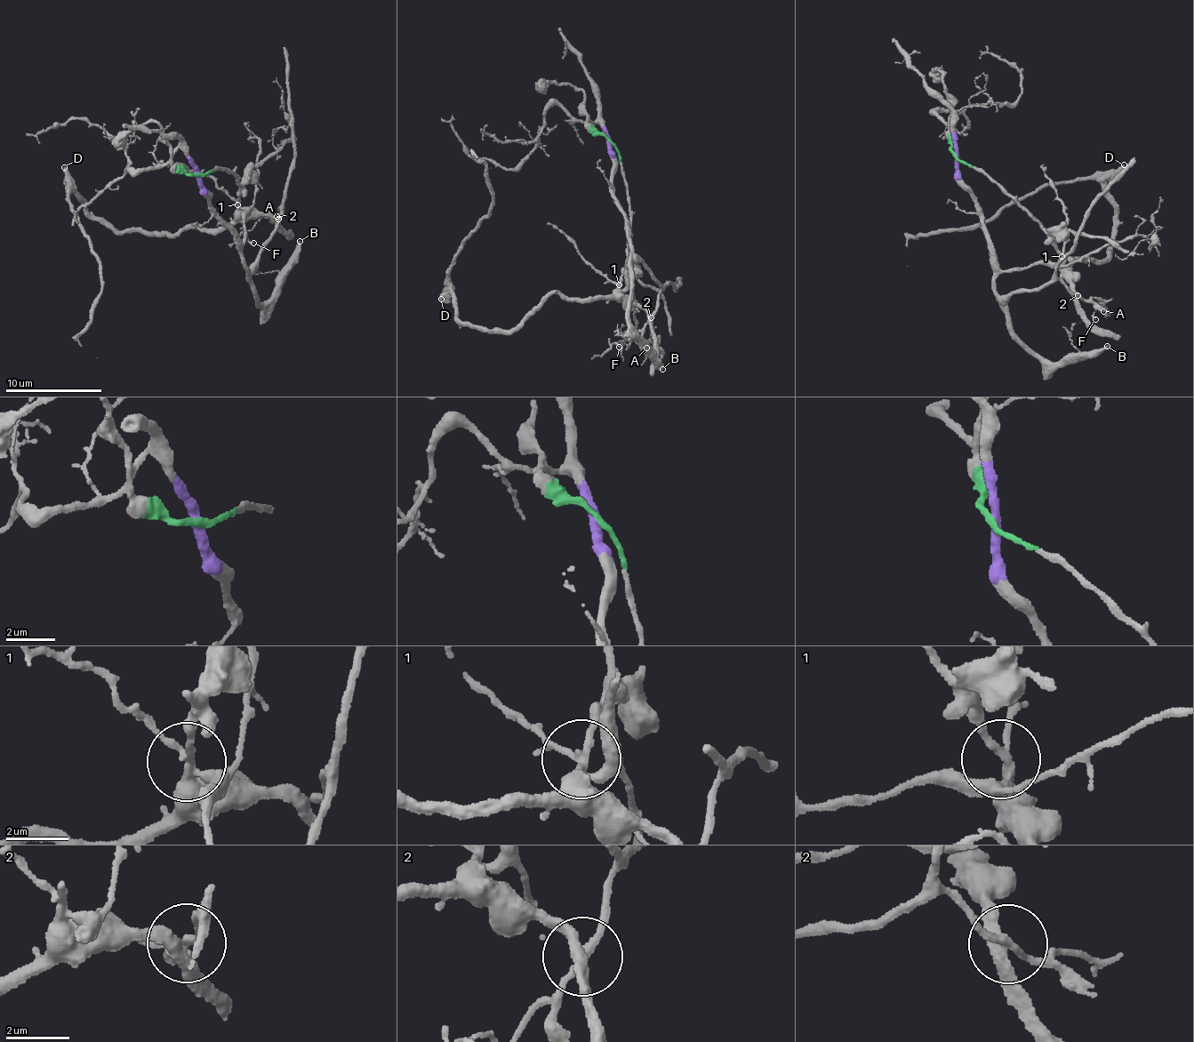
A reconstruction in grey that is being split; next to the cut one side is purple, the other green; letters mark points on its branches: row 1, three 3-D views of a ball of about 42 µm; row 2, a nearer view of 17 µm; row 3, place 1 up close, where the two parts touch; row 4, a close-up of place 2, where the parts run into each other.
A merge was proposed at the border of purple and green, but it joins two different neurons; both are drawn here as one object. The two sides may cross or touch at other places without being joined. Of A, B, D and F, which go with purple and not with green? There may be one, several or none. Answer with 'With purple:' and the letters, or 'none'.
With purple: A, B, F

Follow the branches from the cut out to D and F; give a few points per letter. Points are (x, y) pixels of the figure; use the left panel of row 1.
D: (197, 175), (226, 167), (237, 178), (237, 216), (212, 229), (114, 231), (88, 212), (85, 198), (65, 166)
F: (197, 175), (200, 193), (235, 236), (248, 267), (273, 234), (281, 209), (248, 231), (252, 243)

